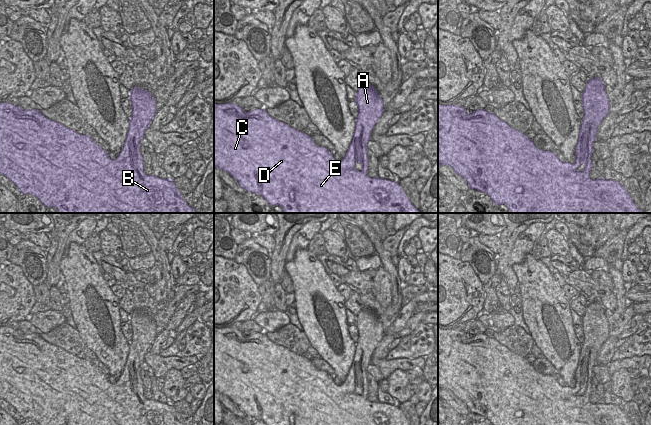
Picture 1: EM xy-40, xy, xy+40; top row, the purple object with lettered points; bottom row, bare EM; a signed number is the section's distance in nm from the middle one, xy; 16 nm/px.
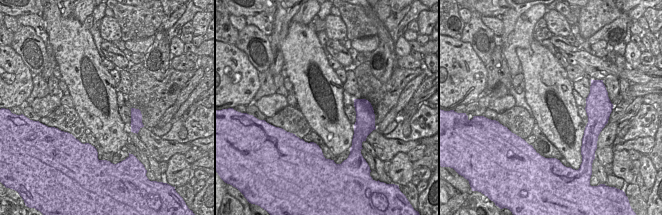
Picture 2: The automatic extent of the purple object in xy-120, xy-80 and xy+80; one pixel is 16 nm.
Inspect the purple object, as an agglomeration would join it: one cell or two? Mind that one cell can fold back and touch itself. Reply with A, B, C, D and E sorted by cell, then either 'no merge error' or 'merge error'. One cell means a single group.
groups A B C D E; no merge error

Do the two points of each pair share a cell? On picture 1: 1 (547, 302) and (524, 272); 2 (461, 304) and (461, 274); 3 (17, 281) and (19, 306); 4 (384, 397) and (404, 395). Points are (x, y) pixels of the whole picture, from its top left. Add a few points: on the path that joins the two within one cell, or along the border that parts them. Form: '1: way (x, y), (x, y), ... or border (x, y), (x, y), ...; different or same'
1: way (541, 295), (538, 286), (531, 279); same
2: way (462, 297), (458, 293), (458, 281); same
3: way (17, 287), (17, 300); same
4: border (386, 392), (399, 402); different

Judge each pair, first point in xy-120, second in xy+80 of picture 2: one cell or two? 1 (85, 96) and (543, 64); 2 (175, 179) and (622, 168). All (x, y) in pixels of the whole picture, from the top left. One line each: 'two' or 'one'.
1: one
2: one

